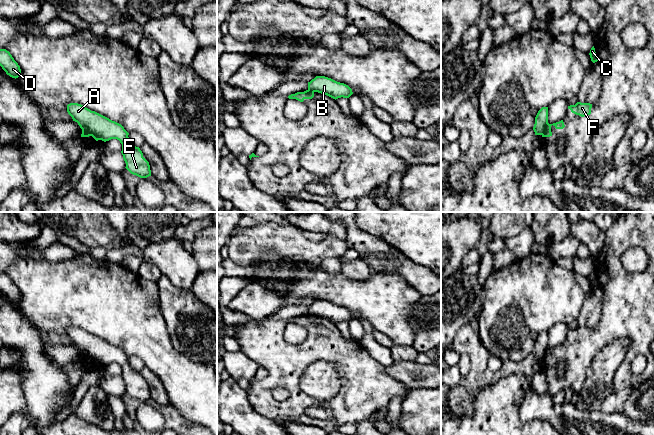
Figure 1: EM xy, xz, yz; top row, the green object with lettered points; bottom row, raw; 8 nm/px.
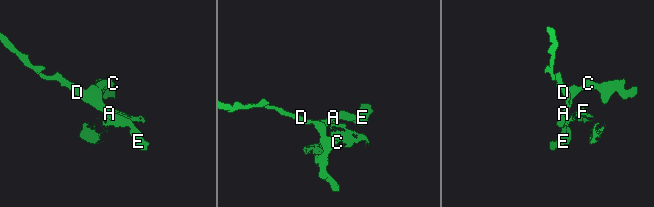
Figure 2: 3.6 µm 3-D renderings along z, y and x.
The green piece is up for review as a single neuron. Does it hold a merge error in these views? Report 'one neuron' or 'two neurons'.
two neurons

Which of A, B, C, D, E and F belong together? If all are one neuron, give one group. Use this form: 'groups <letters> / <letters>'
groups A B C D E / F

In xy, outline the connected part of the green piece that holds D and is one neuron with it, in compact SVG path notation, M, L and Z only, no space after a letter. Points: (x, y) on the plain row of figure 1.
M0 273L0 290L12 302L16 303L21 299L20 290L6 273Z

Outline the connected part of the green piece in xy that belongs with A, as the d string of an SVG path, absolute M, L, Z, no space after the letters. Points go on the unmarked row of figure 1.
M78 327L67 329L67 336L73 345L77 346L82 355L92 360L96 365L104 366L117 363L122 368L122 379L126 393L140 402L151 400L149 386L143 381L139 371L134 370L129 364L129 357L124 351L109 342L84 331Z

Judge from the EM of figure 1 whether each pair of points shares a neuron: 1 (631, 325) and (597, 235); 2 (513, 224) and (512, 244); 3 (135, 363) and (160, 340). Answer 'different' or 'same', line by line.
1: different
2: different
3: different

